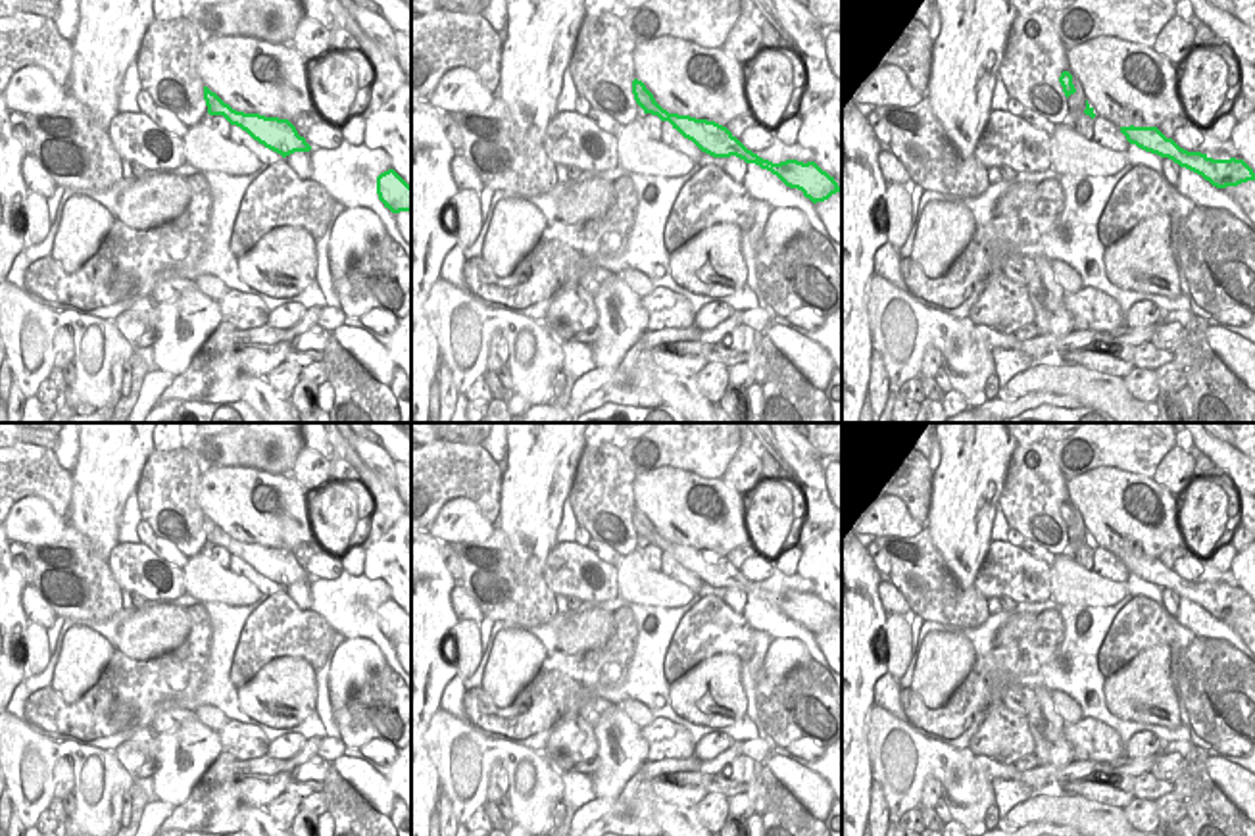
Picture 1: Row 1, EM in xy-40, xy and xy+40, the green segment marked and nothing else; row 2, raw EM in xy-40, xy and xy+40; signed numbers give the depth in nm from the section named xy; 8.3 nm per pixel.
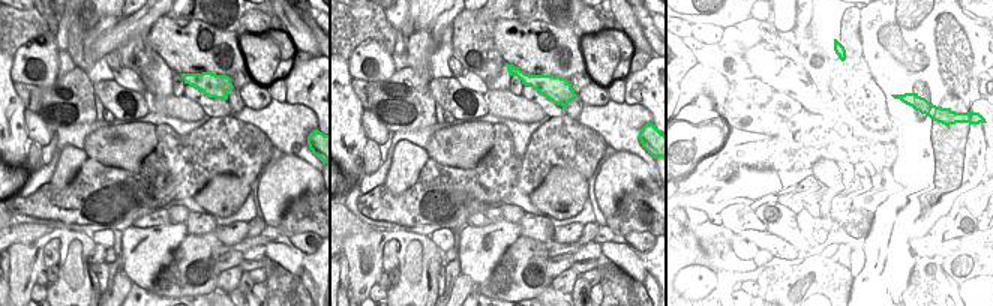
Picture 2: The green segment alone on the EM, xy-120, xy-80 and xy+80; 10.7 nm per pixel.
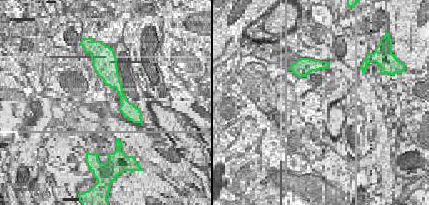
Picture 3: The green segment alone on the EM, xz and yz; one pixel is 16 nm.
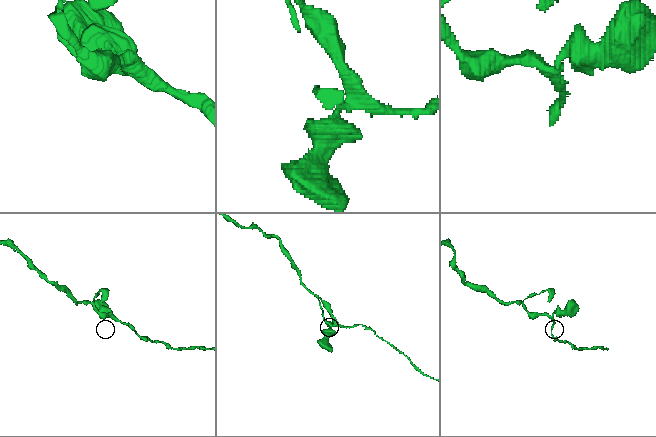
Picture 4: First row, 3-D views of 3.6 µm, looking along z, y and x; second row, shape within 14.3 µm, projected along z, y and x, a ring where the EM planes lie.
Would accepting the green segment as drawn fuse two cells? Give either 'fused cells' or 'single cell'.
single cell

